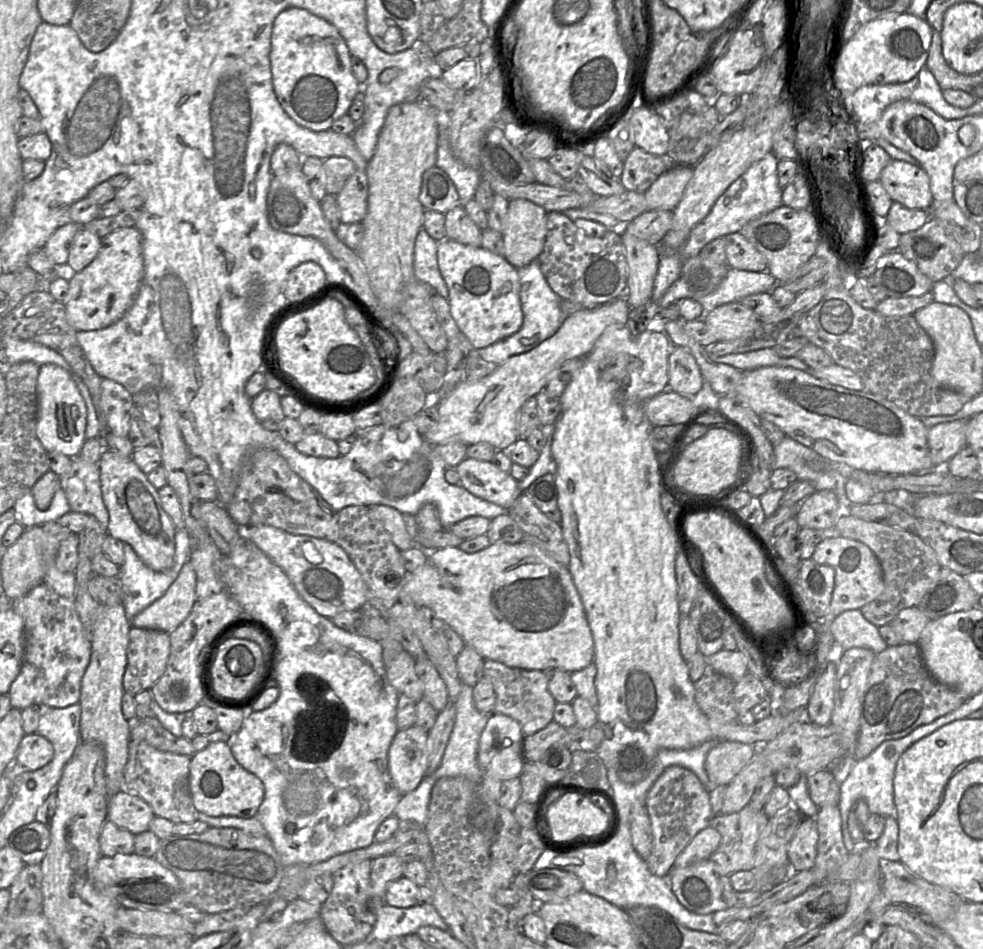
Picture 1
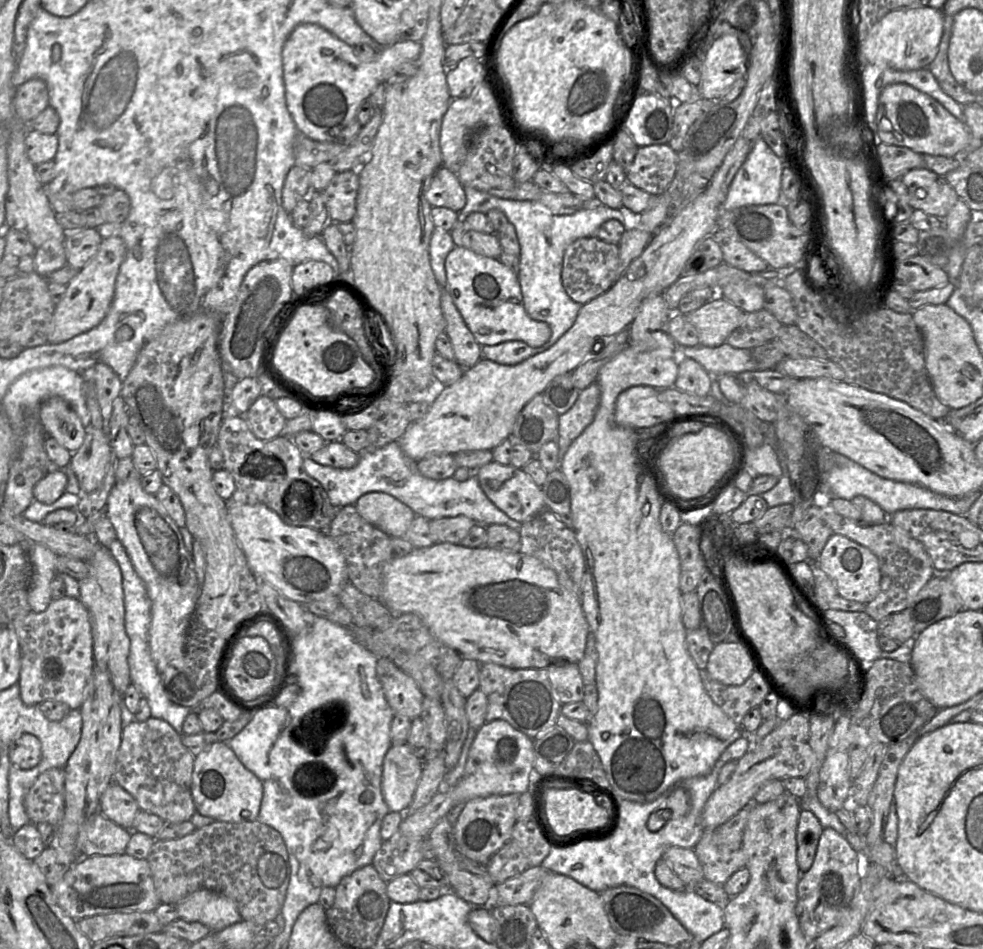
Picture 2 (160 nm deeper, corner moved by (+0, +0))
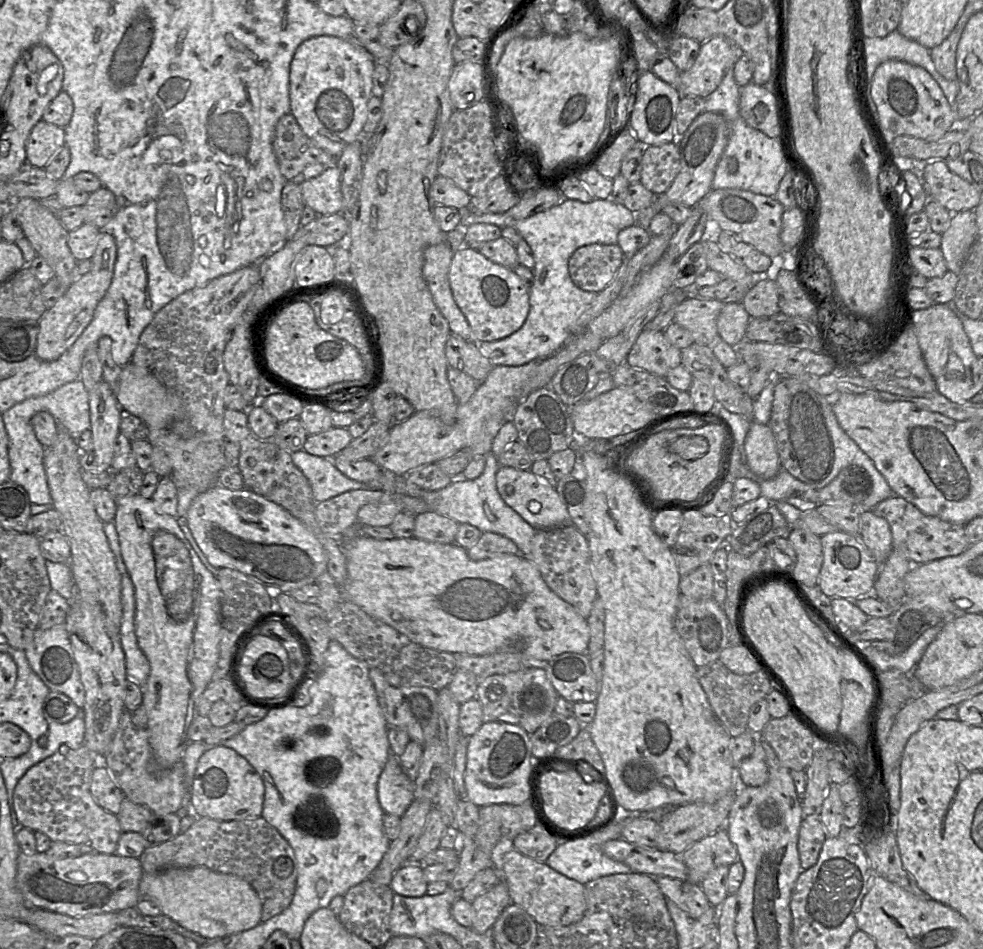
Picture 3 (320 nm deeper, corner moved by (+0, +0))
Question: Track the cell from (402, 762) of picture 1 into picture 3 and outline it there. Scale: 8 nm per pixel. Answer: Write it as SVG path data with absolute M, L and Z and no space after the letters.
M391 755L377 783L377 796L386 814L402 817L415 799L414 781L402 768L398 757Z

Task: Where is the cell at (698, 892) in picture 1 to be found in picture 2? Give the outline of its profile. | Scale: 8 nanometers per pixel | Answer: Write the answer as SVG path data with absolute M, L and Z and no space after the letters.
M669 847L662 858L669 863L687 889L704 878L702 866L691 848Z

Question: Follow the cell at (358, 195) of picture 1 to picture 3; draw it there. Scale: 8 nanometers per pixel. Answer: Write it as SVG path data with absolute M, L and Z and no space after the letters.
M326 167L319 176L299 182L305 206L318 216L342 213L341 174L337 167Z

